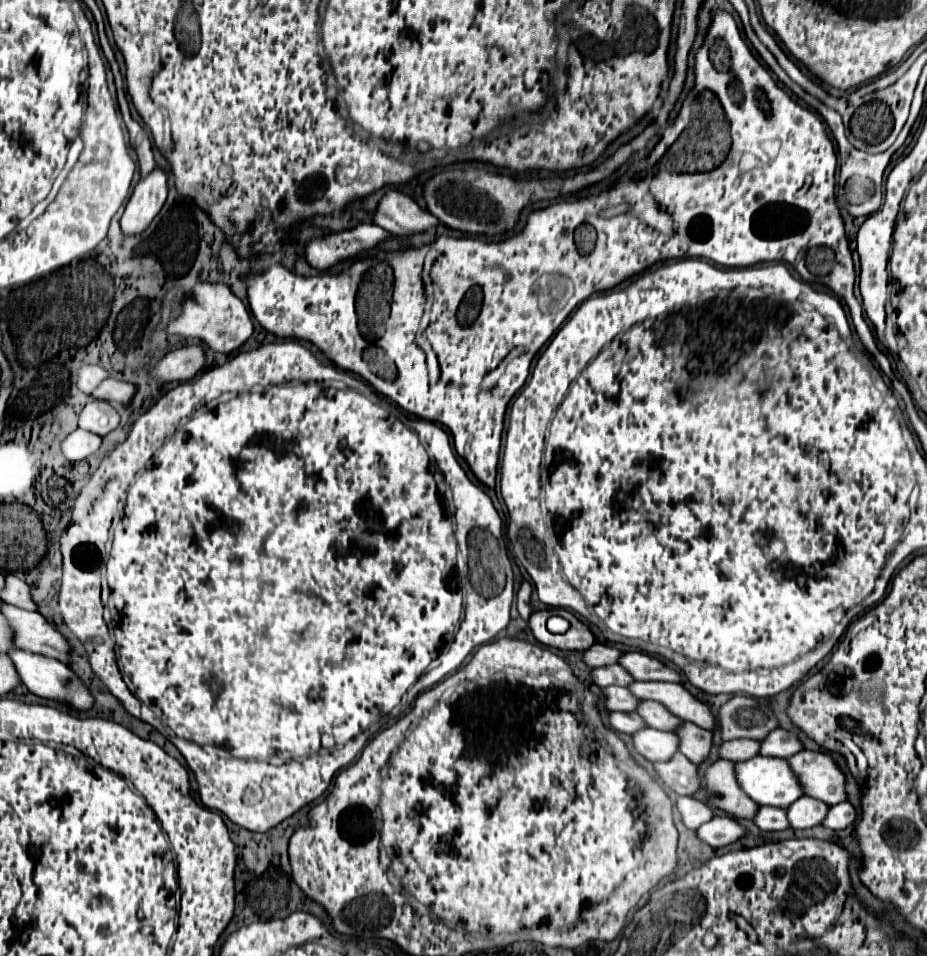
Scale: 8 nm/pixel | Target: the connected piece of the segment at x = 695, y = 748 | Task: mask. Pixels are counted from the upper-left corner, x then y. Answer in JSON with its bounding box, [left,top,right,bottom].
[676,723,712,765]

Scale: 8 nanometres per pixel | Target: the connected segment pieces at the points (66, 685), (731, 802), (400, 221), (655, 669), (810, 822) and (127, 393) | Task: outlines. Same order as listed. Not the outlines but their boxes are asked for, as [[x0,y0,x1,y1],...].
[[10,649,94,711],[704,759,760,819],[374,191,440,235],[618,651,682,683],[788,797,828,829],[94,379,136,403]]

